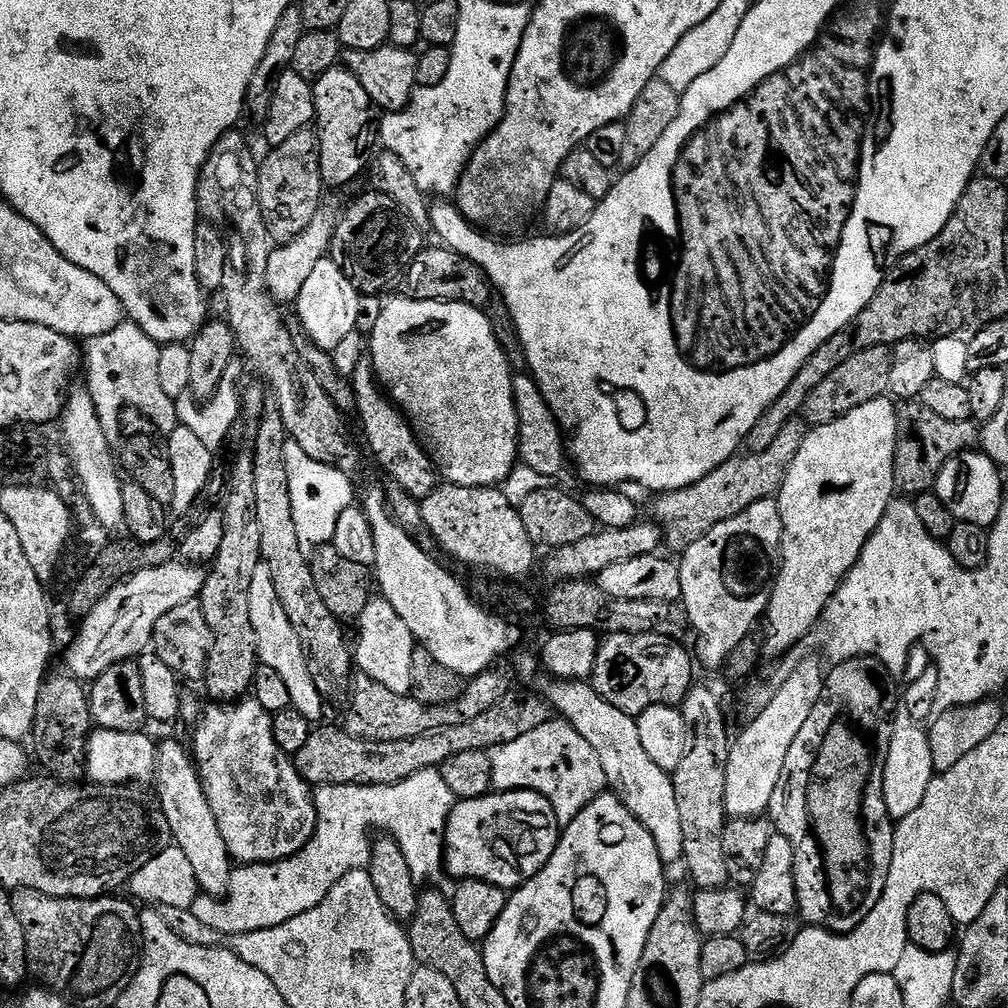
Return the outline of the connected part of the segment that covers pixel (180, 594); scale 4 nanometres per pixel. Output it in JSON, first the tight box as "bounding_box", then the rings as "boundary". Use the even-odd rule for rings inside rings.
{"bounding_box":[64,562,205,682],"boundary":[[[173,562],[147,568],[134,574],[129,580],[123,580],[118,587],[110,590],[110,594],[106,594],[106,598],[102,598],[102,602],[98,602],[98,606],[94,606],[94,610],[90,610],[90,614],[84,620],[79,621],[77,628],[80,629],[77,630],[76,637],[73,638],[72,645],[64,656],[65,662],[68,663],[67,675],[75,676],[81,682],[91,682],[106,674],[110,666],[120,664],[124,660],[136,660],[141,654],[149,651],[154,626],[158,626],[158,618],[174,610],[174,606],[182,606],[182,602],[197,599],[204,585],[205,575],[203,567]]]}

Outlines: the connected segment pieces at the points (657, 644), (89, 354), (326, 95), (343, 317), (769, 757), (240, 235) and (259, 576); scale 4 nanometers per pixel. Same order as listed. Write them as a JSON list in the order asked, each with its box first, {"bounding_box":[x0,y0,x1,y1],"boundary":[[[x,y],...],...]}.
[{"bounding_box":[590,632,694,718],"boundary":[[[614,632],[605,635],[600,641],[598,658],[594,662],[590,681],[592,689],[602,694],[610,706],[618,706],[618,710],[637,718],[650,710],[650,706],[661,704],[675,708],[694,686],[694,656],[686,649],[684,644],[658,634]]]},{"bounding_box":[82,322,181,438],"boundary":[[[131,322],[119,324],[114,330],[110,330],[110,334],[98,334],[97,336],[93,336],[83,345],[82,360],[86,365],[86,372],[88,368],[88,381],[86,381],[86,387],[88,393],[90,394],[90,398],[94,402],[94,410],[98,410],[98,422],[102,422],[102,430],[107,434],[107,436],[109,436],[109,438],[116,438],[120,436],[120,417],[124,415],[126,410],[140,412],[146,418],[150,418],[150,422],[155,426],[156,431],[159,432],[161,437],[164,438],[170,435],[174,429],[181,427],[180,419],[176,413],[175,399],[168,396],[166,394],[166,390],[162,390],[162,385],[158,382],[158,358],[160,357],[160,350],[161,345],[157,344],[155,340],[151,340],[151,338],[148,337],[148,335],[146,335],[146,333],[140,329],[139,326]]]},{"bounding_box":[312,66,374,189],"boundary":[[[343,66],[327,70],[313,83],[312,93],[316,107],[314,128],[320,142],[320,173],[329,189],[340,188],[363,177],[369,167],[372,140],[374,144],[374,105],[362,82]]]},{"bounding_box":[294,258,361,353],"boundary":[[[330,258],[322,259],[318,266],[306,278],[306,286],[302,286],[300,295],[295,297],[294,312],[299,316],[306,334],[324,352],[332,353],[346,338],[346,334],[357,331],[360,320],[361,293],[357,292],[355,286],[348,281],[346,274]]]},{"bounding_box":[726,660,825,818],"boundary":[[[804,660],[800,668],[796,668],[777,687],[774,698],[763,708],[757,716],[751,717],[748,725],[740,732],[740,737],[732,740],[732,749],[728,755],[726,766],[726,810],[729,817],[751,816],[760,818],[767,813],[770,806],[770,798],[774,798],[774,790],[778,786],[778,778],[782,778],[782,766],[786,766],[786,754],[790,754],[790,746],[794,746],[794,738],[802,731],[802,725],[806,718],[810,718],[810,710],[818,702],[818,698],[824,689],[825,669],[820,669],[816,660]]]},{"bounding_box":[196,130,360,474],"boundary":[[[233,130],[227,132],[225,136],[218,141],[214,146],[214,150],[206,158],[206,162],[202,166],[200,171],[200,177],[198,178],[198,186],[196,187],[196,211],[207,223],[213,224],[215,228],[219,228],[221,232],[224,233],[225,240],[228,241],[228,261],[226,262],[226,270],[222,273],[222,286],[218,293],[219,299],[224,299],[224,312],[223,315],[226,317],[226,323],[231,326],[236,335],[236,347],[245,356],[250,363],[256,368],[261,368],[262,371],[268,375],[268,380],[272,383],[272,388],[270,388],[271,393],[276,397],[276,401],[280,406],[280,413],[282,414],[282,422],[286,426],[288,435],[290,437],[291,443],[302,446],[302,451],[304,451],[307,456],[314,458],[314,462],[322,462],[323,464],[329,464],[332,468],[337,468],[340,472],[347,472],[349,474],[355,473],[355,468],[360,464],[360,452],[343,436],[340,431],[344,428],[345,417],[342,415],[339,408],[334,406],[334,402],[326,394],[326,390],[322,390],[322,382],[318,382],[318,378],[314,378],[314,370],[310,370],[310,366],[306,366],[306,362],[302,358],[302,354],[298,354],[298,350],[294,350],[294,338],[290,338],[288,333],[288,325],[286,323],[285,317],[282,315],[280,317],[281,309],[277,306],[277,303],[272,299],[272,295],[268,292],[268,287],[266,286],[266,262],[270,262],[270,254],[274,247],[273,241],[268,235],[266,230],[266,222],[262,218],[262,210],[260,209],[260,199],[258,198],[258,178],[260,177],[260,164],[258,163],[258,156],[252,153],[252,148],[248,145],[248,140],[246,137],[240,133],[240,130]]]},{"bounding_box":[250,562,326,722],"boundary":[[[263,562],[254,570],[254,579],[250,581],[250,622],[256,635],[256,654],[260,664],[276,670],[290,694],[291,707],[298,710],[313,722],[324,716],[326,697],[314,686],[314,678],[310,678],[310,666],[306,662],[306,654],[302,650],[302,642],[298,642],[298,634],[294,634],[294,626],[290,626],[290,618],[286,618],[286,610],[282,610],[282,602],[278,602],[278,593],[274,590],[274,578],[270,578],[270,570]]]}]

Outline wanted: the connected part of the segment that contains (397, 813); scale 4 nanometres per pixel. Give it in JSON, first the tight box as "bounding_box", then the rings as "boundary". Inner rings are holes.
{"bounding_box":[191,768,458,938],"boundary":[[[427,768],[397,784],[321,784],[314,795],[316,829],[304,849],[276,864],[233,867],[227,896],[197,895],[191,909],[198,922],[214,926],[227,938],[282,926],[282,922],[314,910],[343,876],[359,868],[367,869],[368,828],[380,828],[376,830],[392,836],[402,846],[417,885],[451,897],[457,881],[448,875],[444,863],[444,828],[458,801],[450,786],[442,782],[439,770]]]}

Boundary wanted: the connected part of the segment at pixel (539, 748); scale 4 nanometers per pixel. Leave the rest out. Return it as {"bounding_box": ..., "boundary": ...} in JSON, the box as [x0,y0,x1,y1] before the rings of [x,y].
{"bounding_box":[492,718,608,826],"boundary":[[[553,718],[546,726],[538,726],[530,734],[522,734],[509,744],[493,748],[492,786],[498,792],[537,792],[550,802],[556,815],[556,821],[562,826],[574,822],[578,814],[594,798],[608,788],[606,770],[594,754],[594,746],[578,734],[567,722]]]}

